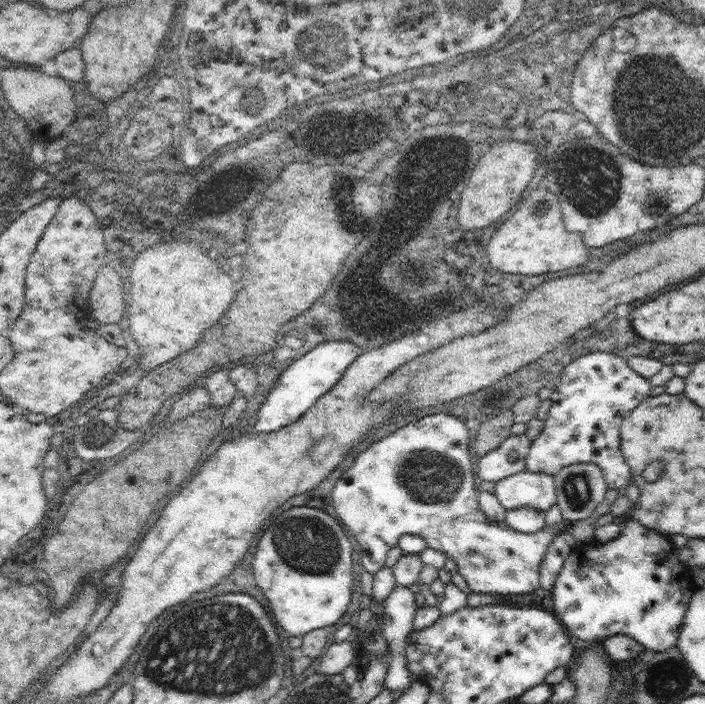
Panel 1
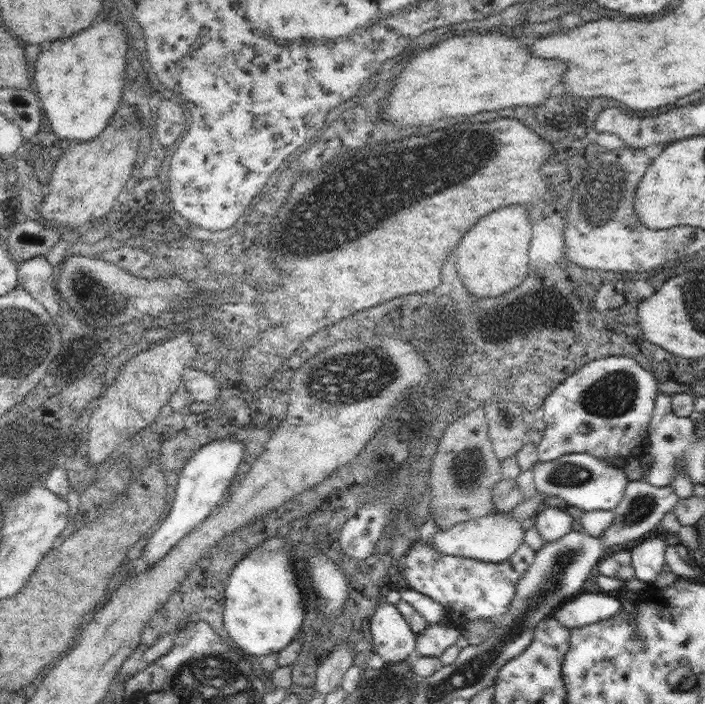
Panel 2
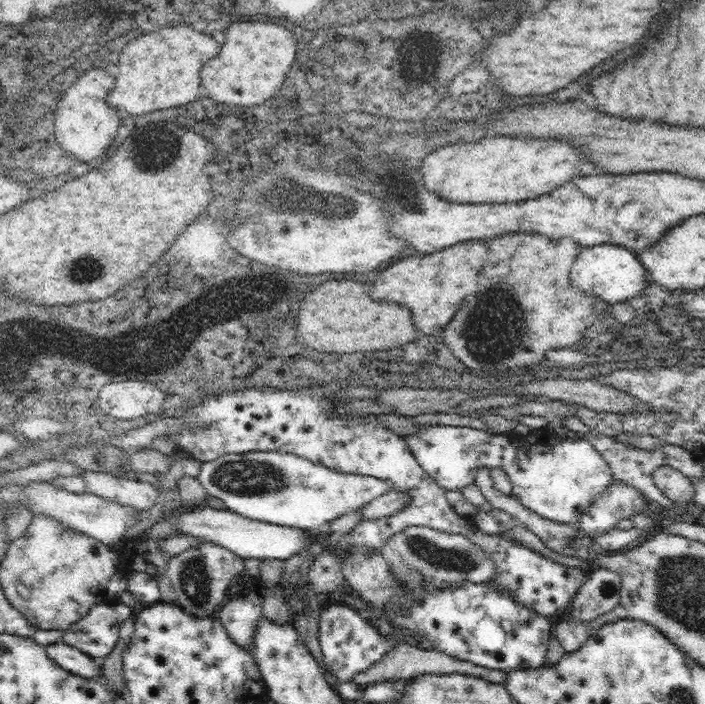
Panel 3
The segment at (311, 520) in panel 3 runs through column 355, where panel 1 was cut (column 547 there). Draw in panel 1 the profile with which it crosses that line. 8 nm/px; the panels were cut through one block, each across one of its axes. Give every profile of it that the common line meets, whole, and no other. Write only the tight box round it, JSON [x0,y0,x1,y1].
[493,470,557,513]

